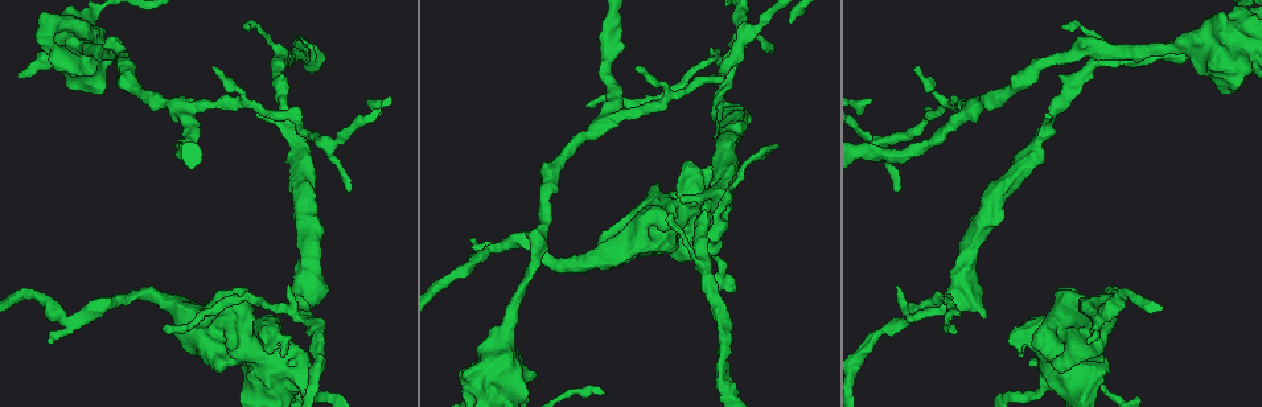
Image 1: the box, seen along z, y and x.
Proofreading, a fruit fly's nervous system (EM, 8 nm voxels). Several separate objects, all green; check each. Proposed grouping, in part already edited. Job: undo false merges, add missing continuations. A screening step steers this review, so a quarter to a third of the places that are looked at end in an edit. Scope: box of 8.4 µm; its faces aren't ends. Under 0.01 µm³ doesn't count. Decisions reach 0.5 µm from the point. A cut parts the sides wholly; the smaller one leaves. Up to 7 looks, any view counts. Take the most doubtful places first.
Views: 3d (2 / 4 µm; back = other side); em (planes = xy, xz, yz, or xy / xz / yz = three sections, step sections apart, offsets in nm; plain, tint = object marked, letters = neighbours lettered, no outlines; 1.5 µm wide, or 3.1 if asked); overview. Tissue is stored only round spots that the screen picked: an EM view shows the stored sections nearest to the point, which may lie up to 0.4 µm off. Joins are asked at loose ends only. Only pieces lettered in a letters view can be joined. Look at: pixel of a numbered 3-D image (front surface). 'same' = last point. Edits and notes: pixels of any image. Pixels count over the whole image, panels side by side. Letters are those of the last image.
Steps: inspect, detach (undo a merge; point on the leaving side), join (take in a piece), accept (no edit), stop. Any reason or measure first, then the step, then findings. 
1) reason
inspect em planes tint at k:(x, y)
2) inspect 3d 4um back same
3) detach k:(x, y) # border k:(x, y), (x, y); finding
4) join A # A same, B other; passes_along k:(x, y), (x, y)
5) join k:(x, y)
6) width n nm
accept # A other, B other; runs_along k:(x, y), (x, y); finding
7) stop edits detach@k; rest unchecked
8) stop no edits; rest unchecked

free end
inspect em xz step 4 tint at 1:(474, 237)

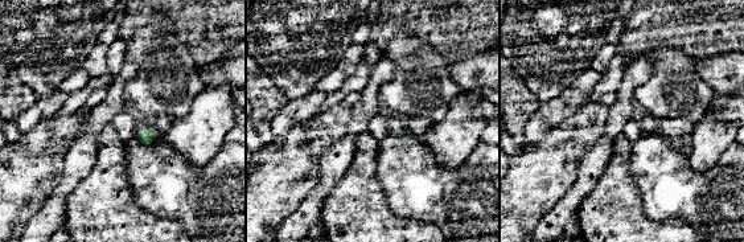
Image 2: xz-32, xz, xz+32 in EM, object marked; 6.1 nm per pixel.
another direction
inspect em planes letters same

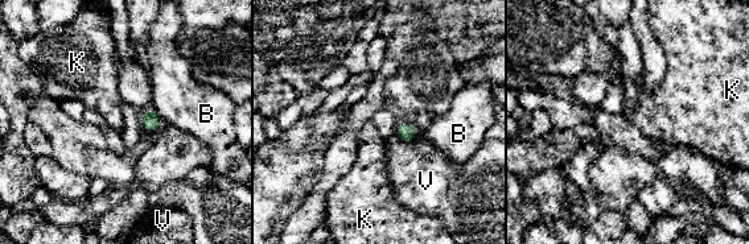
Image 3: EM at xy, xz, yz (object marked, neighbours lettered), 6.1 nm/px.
longest_contact V 130 nm
accept # B other, K other, V other; none of them fits

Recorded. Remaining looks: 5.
branch stops here
inspect 3d 4um back at 1:(713, 136)

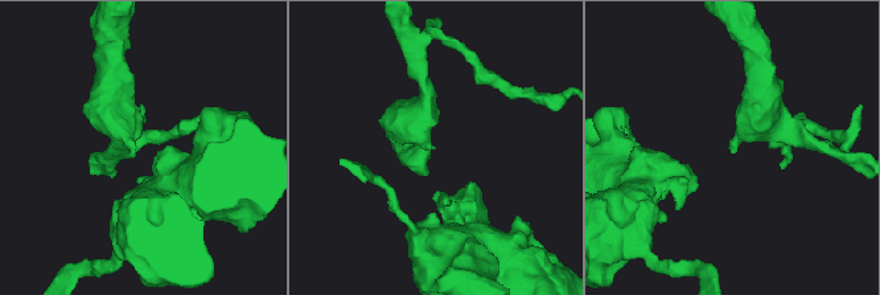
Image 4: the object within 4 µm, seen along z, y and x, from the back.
shape alone is not enough
inspect em planes tint at 4:(428, 148)

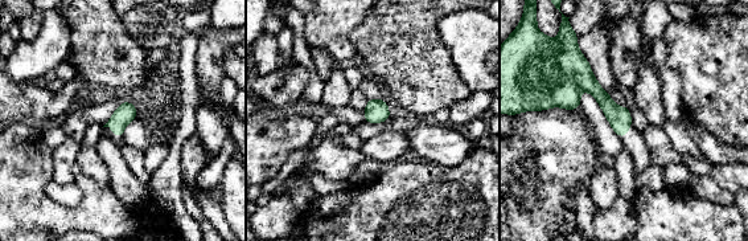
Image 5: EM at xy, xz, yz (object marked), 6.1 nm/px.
inspect em planes letters same

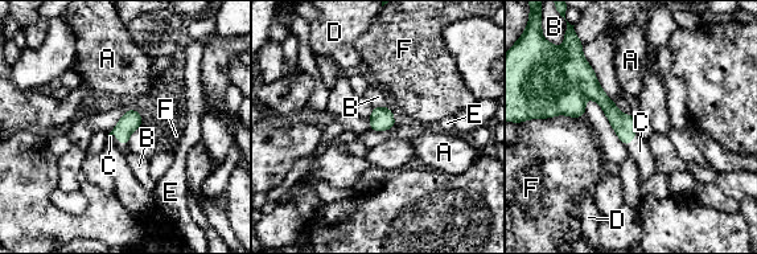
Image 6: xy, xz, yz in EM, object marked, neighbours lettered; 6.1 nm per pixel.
longest_contact B 380 nm
join C # A other, B other, C same, D other, E other, F other; passes_along 6:(131, 121), (118, 139), (123, 148); it goes on there

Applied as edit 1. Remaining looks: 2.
thin end
inspect em planes letters at 1:(351, 189)

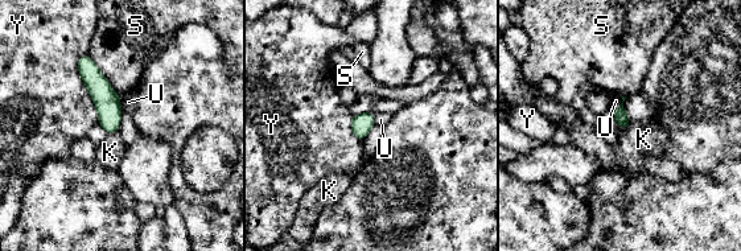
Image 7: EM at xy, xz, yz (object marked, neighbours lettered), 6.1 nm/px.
accept # K other, S other, U other, Y other; border 7:(120, 97), (120, 126), (116, 131); none of them fits

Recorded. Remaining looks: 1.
stop edits join@6; rest unchecked

